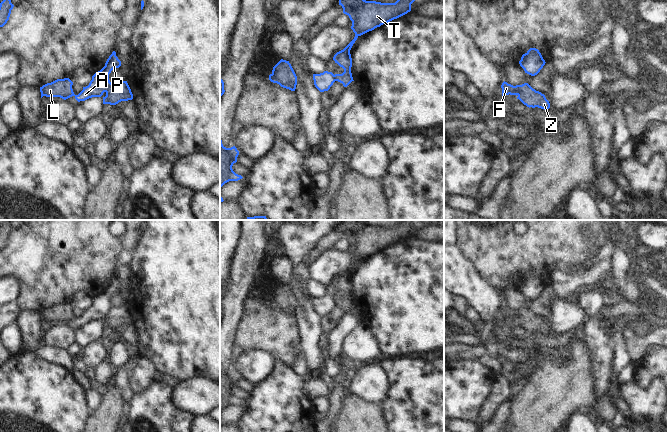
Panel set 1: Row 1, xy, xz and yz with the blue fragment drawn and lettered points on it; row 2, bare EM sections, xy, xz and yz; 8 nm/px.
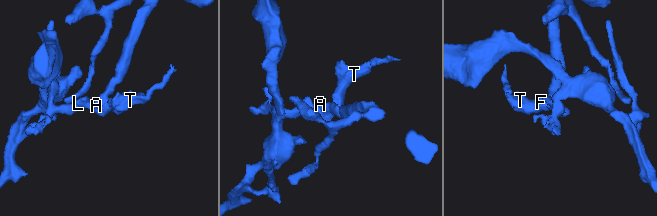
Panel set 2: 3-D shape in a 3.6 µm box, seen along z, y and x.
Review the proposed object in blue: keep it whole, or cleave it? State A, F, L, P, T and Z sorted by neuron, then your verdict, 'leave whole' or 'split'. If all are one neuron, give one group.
groups A P / F L T Z; split

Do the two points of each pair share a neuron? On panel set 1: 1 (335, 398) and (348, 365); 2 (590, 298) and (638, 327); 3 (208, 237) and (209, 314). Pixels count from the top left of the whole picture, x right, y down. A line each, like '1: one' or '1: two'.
1: one
2: two
3: one

